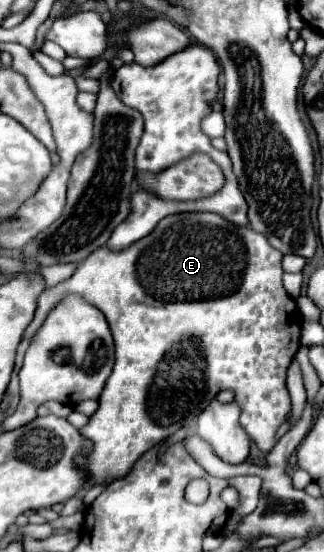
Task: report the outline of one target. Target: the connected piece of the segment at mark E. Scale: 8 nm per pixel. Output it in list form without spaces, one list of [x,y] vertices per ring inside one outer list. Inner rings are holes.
[[[180,213],[180,215],[170,215],[164,217],[156,229],[142,237],[140,241],[132,243],[126,249],[120,251],[112,251],[106,245],[98,247],[96,251],[92,251],[92,255],[88,255],[88,259],[84,259],[84,263],[78,265],[78,269],[74,271],[74,275],[62,283],[58,283],[56,287],[48,287],[48,291],[44,291],[38,299],[40,311],[48,311],[52,307],[52,303],[56,303],[64,293],[78,293],[84,299],[88,299],[88,303],[92,303],[94,307],[98,307],[106,319],[108,325],[112,329],[114,335],[114,343],[116,343],[116,363],[114,363],[114,371],[108,377],[100,397],[98,397],[98,411],[94,415],[90,415],[88,425],[84,425],[80,429],[82,437],[92,441],[92,447],[88,453],[80,453],[74,461],[78,469],[84,469],[88,475],[88,481],[84,485],[84,489],[98,485],[98,483],[112,483],[116,479],[122,479],[130,473],[130,469],[134,467],[136,459],[140,455],[144,455],[148,449],[152,449],[154,445],[158,445],[164,437],[170,437],[172,433],[176,433],[184,423],[188,423],[192,419],[192,413],[202,411],[208,403],[210,397],[218,395],[222,389],[232,389],[234,391],[234,399],[238,401],[242,415],[240,415],[240,423],[246,429],[246,433],[250,435],[250,439],[258,445],[258,449],[262,453],[272,451],[272,447],[278,443],[278,427],[282,425],[286,413],[290,411],[290,395],[286,389],[286,369],[290,365],[290,361],[294,359],[298,347],[300,347],[300,313],[298,307],[294,303],[294,299],[284,291],[282,287],[282,253],[276,251],[268,239],[264,239],[264,235],[260,235],[258,231],[252,231],[250,227],[244,225],[234,225],[228,223],[228,219],[216,215],[216,213]]]

